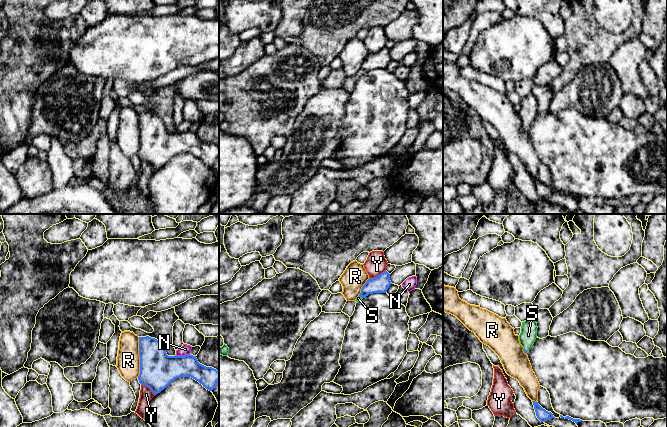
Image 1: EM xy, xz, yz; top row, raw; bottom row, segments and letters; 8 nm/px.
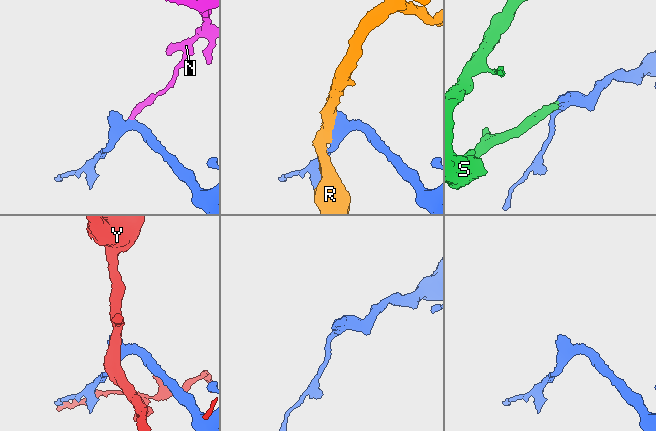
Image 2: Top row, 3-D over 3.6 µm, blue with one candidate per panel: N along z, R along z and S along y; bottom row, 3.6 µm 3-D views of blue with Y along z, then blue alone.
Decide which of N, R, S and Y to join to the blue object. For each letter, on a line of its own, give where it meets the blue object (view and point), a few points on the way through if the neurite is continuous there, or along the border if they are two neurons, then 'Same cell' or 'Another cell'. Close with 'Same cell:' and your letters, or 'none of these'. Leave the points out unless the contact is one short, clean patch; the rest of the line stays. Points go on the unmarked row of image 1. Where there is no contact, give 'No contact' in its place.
N: Touches blue at xy (182, 132). Boundary: xy (189, 129), (175, 131). Another cell
R: Touches blue at xy (140, 133). Another cell
S: Touches blue at xz (361, 72). Path across: xz (380, 60), (372, 61), (361, 72), (358, 74). Same cell
Y: Touches blue at xz (378, 51). Another cell
Same cell: S

